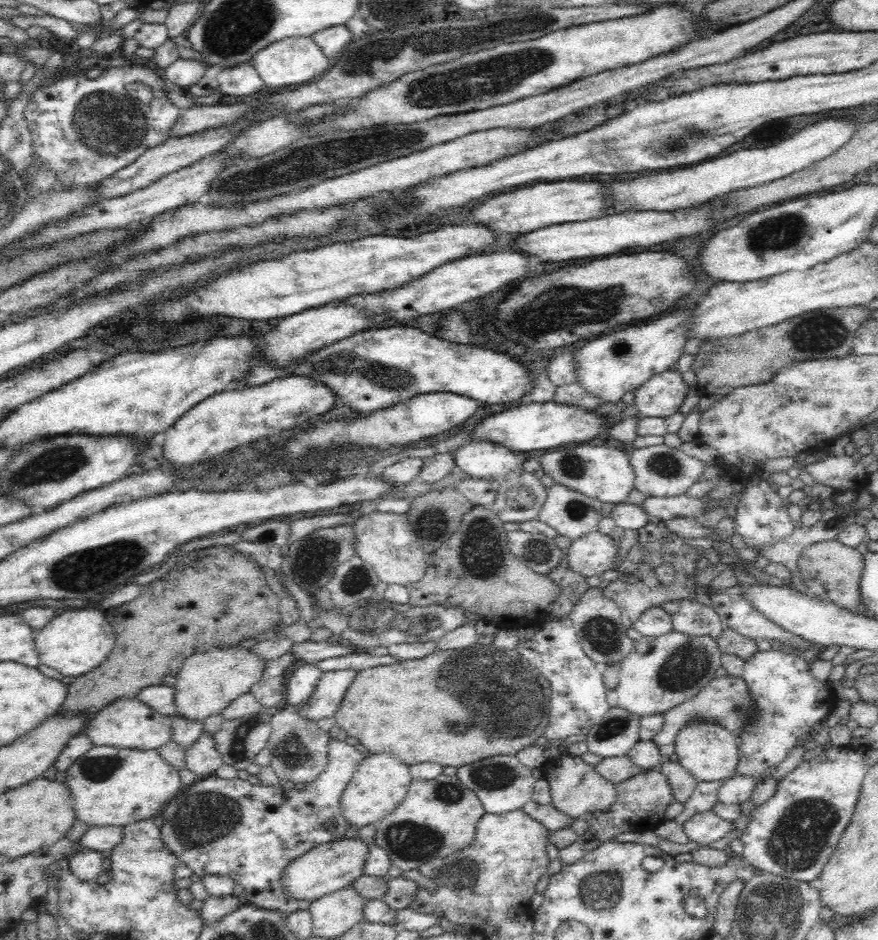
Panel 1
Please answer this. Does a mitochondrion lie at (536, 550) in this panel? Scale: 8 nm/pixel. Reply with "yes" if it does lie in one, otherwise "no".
yes

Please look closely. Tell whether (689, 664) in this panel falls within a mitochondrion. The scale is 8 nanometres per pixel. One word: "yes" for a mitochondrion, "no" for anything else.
yes

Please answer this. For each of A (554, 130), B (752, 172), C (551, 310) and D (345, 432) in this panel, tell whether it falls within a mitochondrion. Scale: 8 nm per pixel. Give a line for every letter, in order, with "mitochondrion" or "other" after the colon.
A: other
B: other
C: mitochondrion
D: other

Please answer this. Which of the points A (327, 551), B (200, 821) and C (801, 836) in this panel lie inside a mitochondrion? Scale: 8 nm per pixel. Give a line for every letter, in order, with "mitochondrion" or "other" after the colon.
A: mitochondrion
B: mitochondrion
C: mitochondrion

